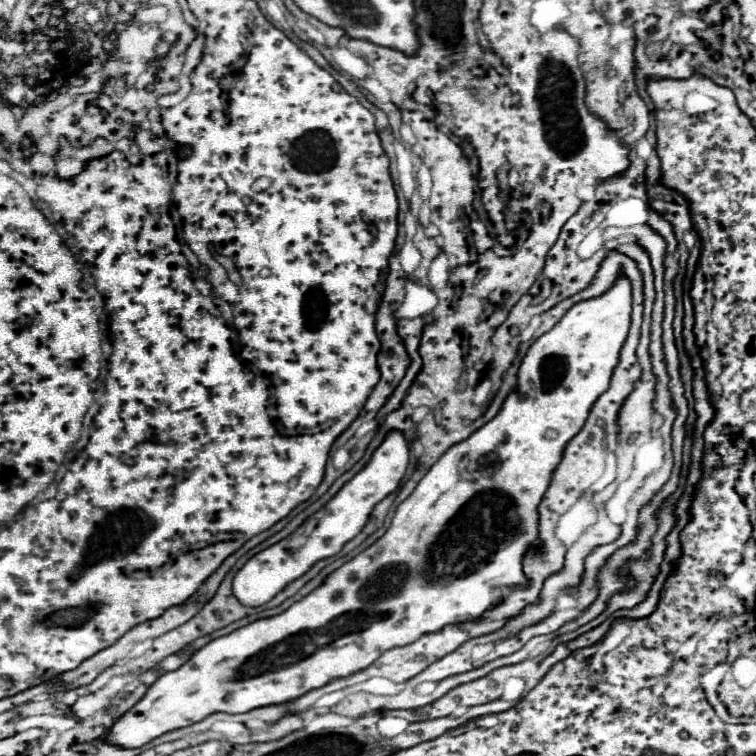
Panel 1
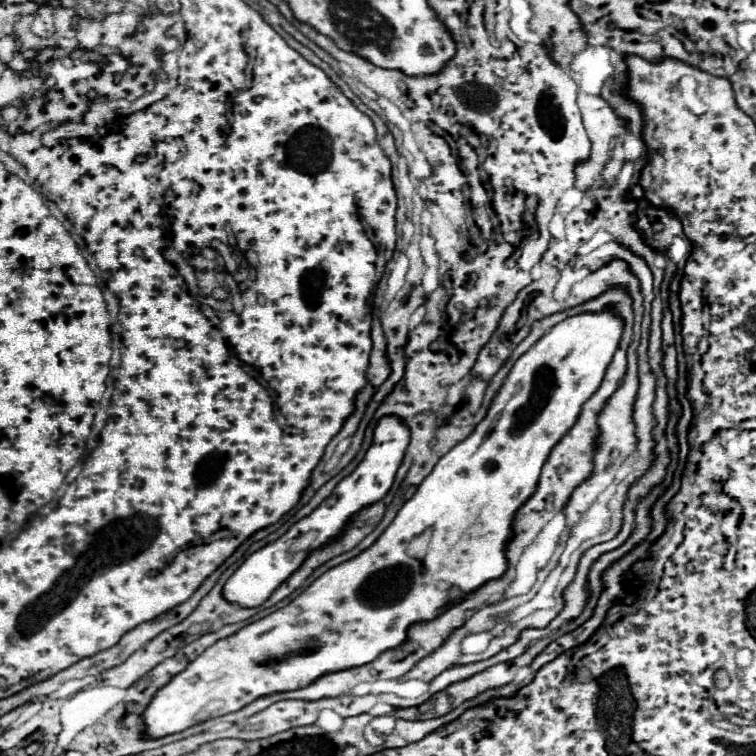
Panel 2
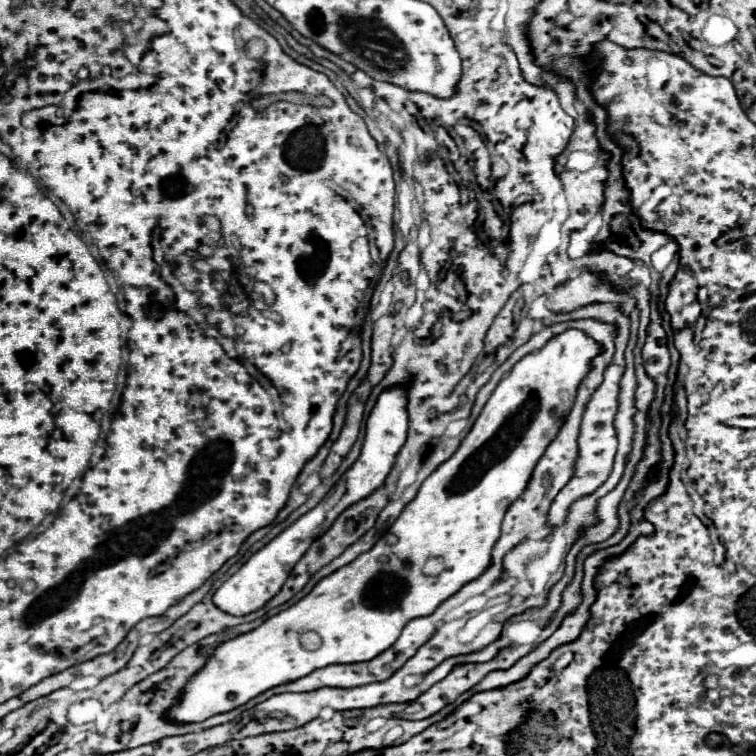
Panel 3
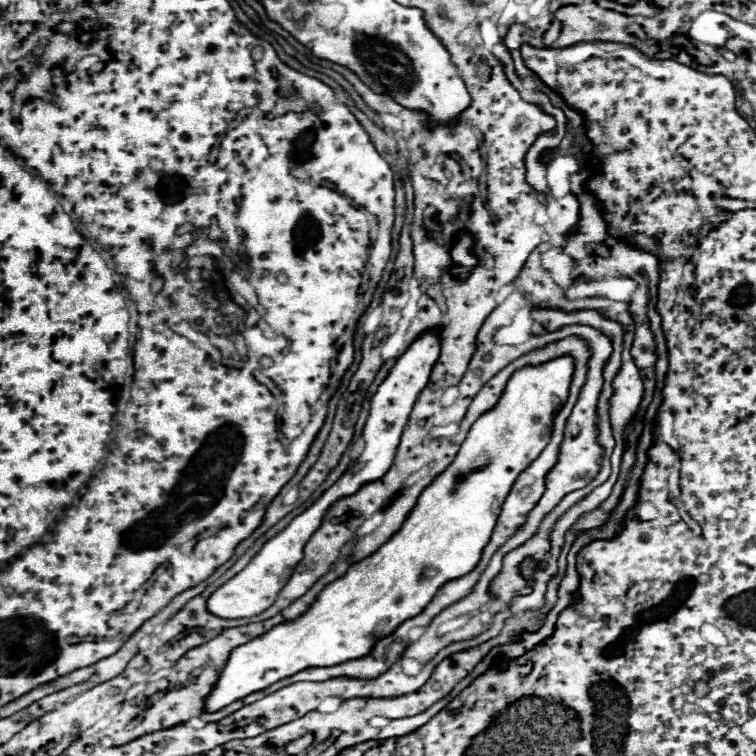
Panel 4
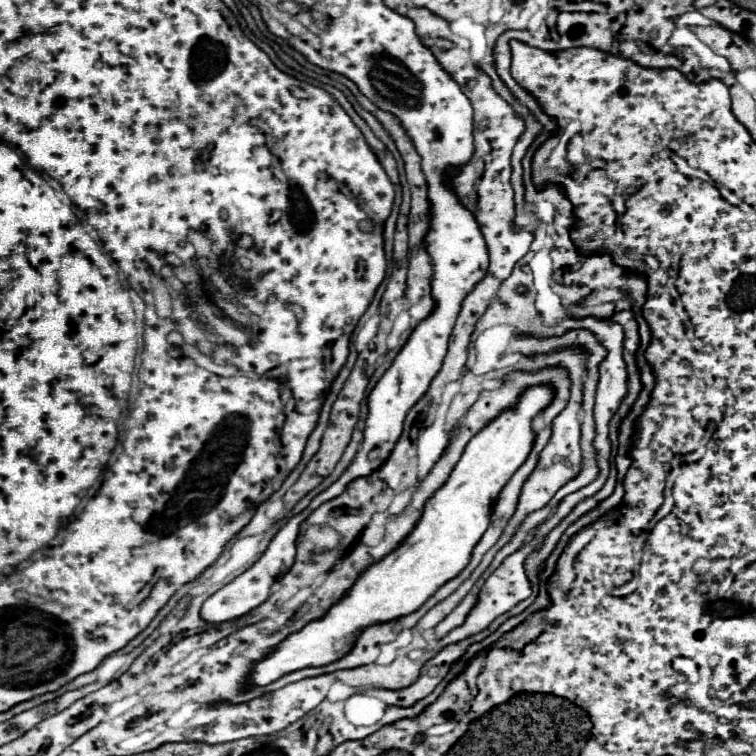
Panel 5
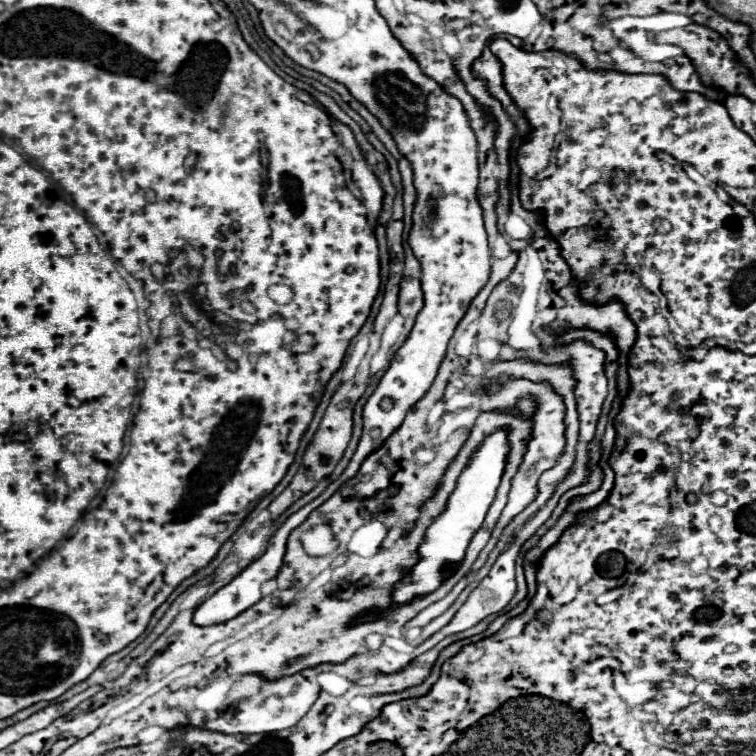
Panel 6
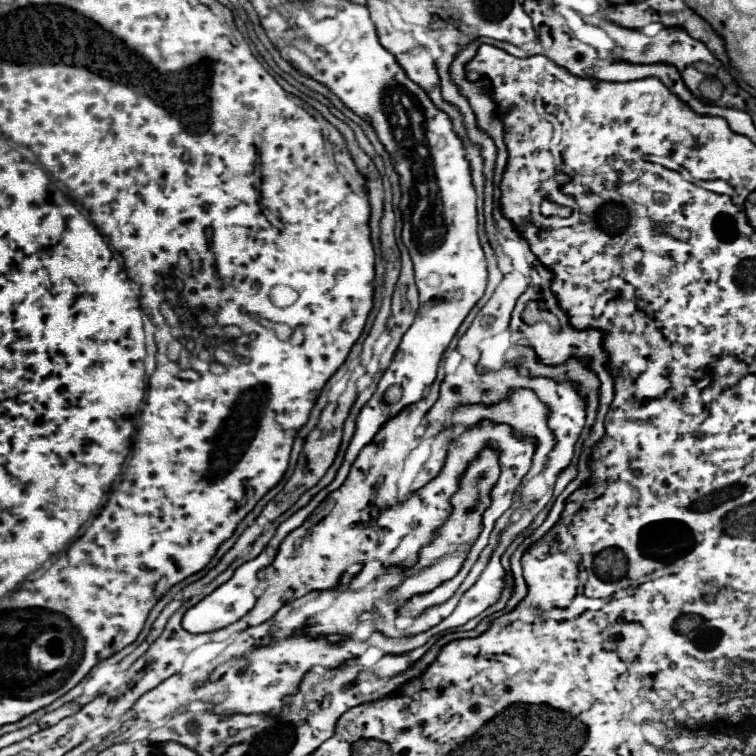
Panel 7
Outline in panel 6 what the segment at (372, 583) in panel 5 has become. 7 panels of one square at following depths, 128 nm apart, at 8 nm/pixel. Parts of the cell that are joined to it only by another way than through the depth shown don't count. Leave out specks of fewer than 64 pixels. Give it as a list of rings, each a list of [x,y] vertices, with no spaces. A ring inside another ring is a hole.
[[[498,430],[492,436],[488,436],[484,440],[484,444],[474,452],[468,466],[464,468],[464,472],[458,478],[456,490],[448,498],[446,512],[440,514],[430,524],[430,528],[426,530],[426,540],[418,550],[420,562],[406,574],[406,578],[400,584],[394,586],[394,596],[392,596],[394,604],[406,604],[416,596],[430,594],[448,576],[448,570],[444,568],[444,564],[450,562],[452,566],[456,566],[464,558],[464,550],[466,550],[470,538],[482,526],[482,520],[484,520],[484,516],[486,516],[486,512],[488,512],[488,508],[496,496],[496,488],[498,488],[500,476],[504,472],[506,454],[508,454],[506,430]]]

